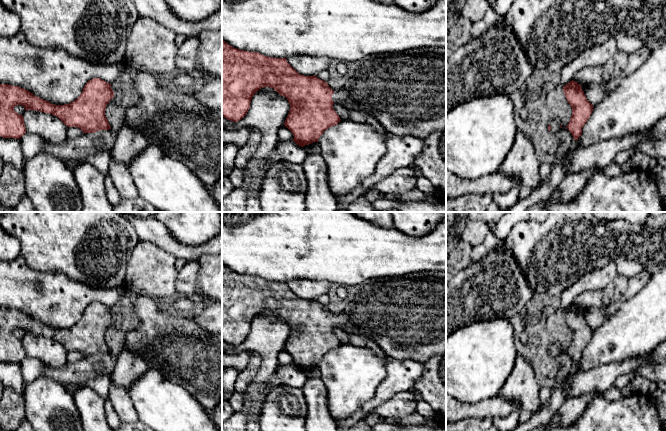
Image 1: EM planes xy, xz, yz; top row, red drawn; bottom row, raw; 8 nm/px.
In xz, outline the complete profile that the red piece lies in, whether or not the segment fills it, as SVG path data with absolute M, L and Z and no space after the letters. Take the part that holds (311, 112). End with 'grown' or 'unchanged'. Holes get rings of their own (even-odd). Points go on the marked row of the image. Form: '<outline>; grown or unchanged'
M222 39L222 116L233 122L244 118L250 108L252 97L263 87L273 88L287 98L290 110L284 125L292 132L293 141L301 147L318 142L325 130L340 122L339 115L333 109L334 104L367 113L374 117L389 135L425 139L434 132L446 129L446 55L442 53L402 54L367 60L339 90L334 91L326 81L315 75L299 74L286 58L273 58L258 52L243 51Z; grown

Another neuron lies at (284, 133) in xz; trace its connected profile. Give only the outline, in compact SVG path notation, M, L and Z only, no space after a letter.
M285 126L281 127L278 131L279 140L293 140L292 132Z

